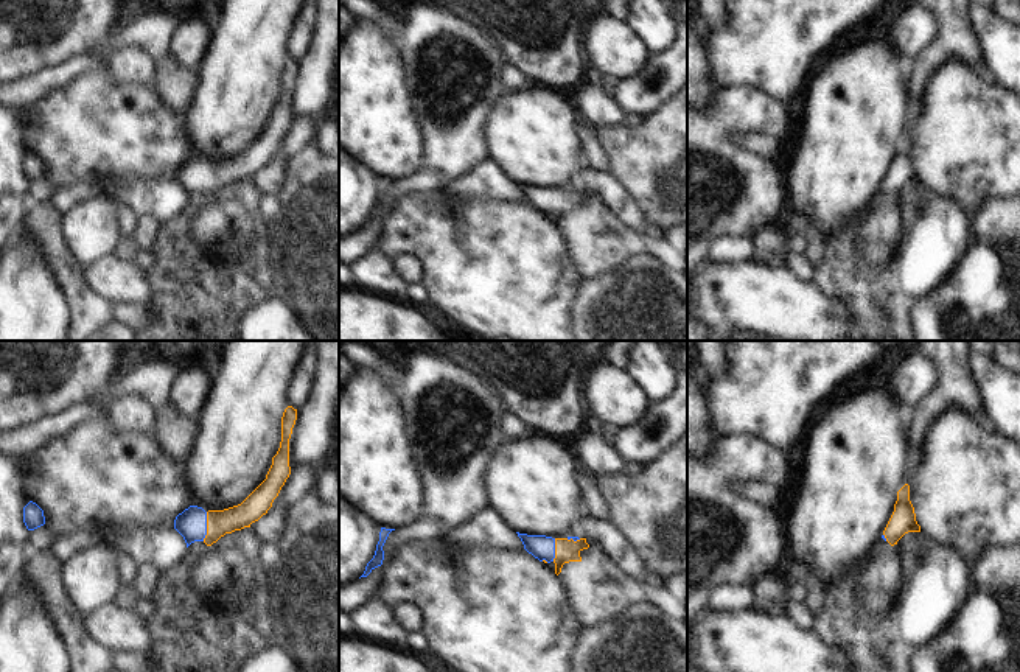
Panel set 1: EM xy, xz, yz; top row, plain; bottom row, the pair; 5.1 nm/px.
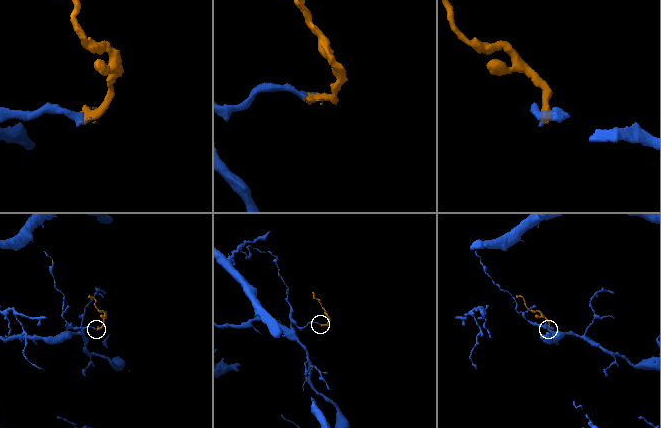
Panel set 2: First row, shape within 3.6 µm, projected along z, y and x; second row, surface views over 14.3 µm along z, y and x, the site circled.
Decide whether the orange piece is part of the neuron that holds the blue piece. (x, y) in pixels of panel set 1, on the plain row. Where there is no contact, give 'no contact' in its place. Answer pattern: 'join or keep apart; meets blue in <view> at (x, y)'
join; meets blue in xy at (206, 178)

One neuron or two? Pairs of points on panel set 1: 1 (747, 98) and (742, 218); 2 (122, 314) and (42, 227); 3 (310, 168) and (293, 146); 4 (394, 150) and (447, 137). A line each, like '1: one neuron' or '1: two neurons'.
1: one neuron
2: two neurons
3: two neurons
4: two neurons

